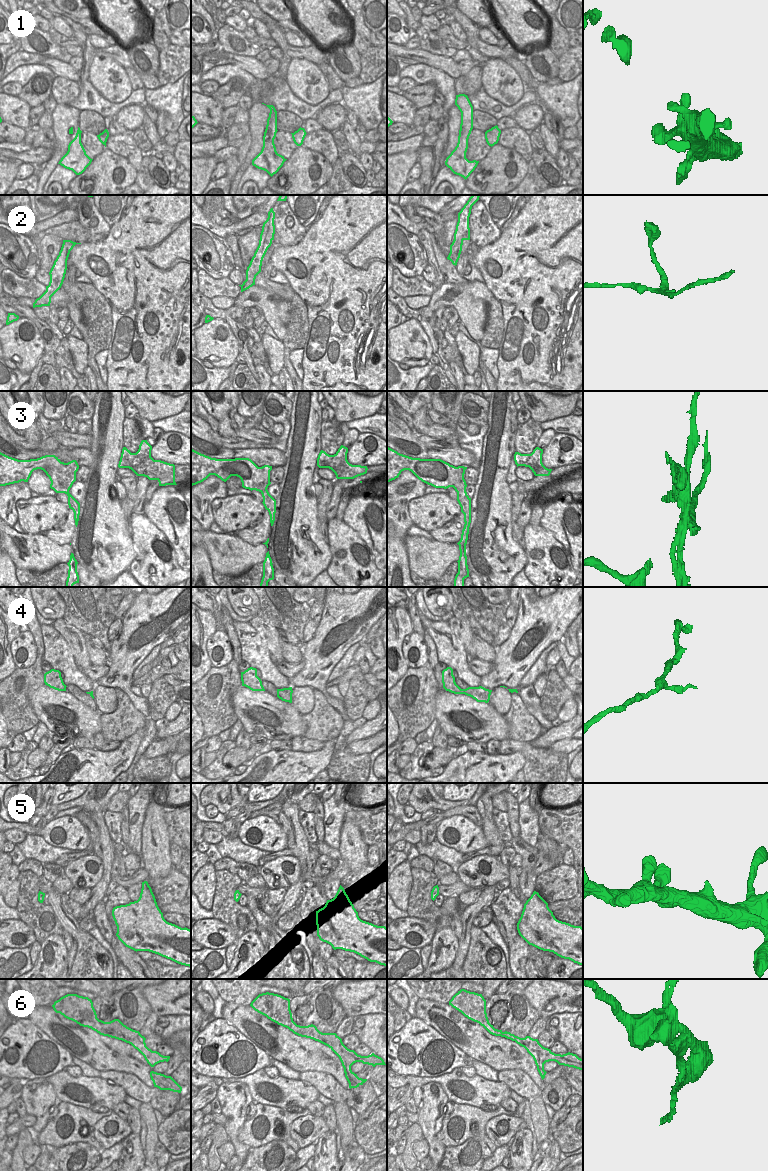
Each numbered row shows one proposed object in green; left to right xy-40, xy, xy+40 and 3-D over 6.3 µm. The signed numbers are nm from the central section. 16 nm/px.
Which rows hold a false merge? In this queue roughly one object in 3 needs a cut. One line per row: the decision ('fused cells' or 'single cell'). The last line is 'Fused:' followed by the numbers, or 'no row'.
1: single cell
2: single cell
3: fused cells
4: single cell
5: single cell
6: single cell
Fused: 3

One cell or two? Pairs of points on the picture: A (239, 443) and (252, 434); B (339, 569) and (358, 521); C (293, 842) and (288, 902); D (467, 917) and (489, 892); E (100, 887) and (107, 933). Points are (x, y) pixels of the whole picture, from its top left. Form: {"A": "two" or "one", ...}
{"A": "two", "B": "two", "C": "one", "D": "one", "E": "two"}

